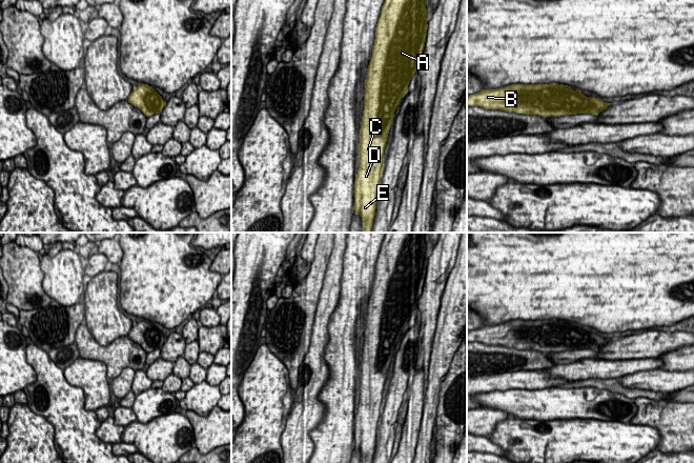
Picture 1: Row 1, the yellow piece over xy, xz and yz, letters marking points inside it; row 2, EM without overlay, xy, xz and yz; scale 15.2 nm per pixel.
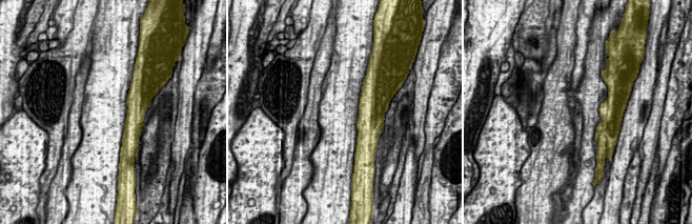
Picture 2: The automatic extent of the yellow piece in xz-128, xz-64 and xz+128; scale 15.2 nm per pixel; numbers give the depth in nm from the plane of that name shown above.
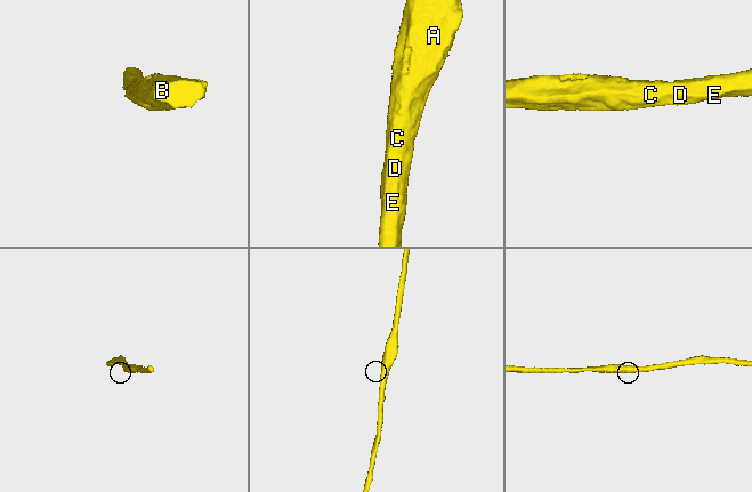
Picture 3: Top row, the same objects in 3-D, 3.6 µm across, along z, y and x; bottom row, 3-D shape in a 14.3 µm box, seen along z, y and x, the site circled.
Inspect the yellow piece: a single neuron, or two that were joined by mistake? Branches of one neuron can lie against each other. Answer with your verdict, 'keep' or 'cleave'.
keep

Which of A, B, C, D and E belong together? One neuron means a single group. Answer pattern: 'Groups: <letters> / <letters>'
Groups: A B C D E

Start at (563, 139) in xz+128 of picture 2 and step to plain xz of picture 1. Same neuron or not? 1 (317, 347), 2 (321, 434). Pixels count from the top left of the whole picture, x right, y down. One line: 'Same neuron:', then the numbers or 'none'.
Same neuron: 1

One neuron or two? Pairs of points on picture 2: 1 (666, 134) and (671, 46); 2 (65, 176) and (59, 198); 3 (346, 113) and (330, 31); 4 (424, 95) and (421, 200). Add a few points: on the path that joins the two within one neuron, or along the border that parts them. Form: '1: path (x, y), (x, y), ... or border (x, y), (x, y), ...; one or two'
1: border (675, 53), (672, 59), (668, 89), (664, 101); two
2: path (60, 181), (59, 192); one
3: border (336, 19), (333, 52), (328, 67); two
4: border (425, 127), (425, 147), (423, 151); two

